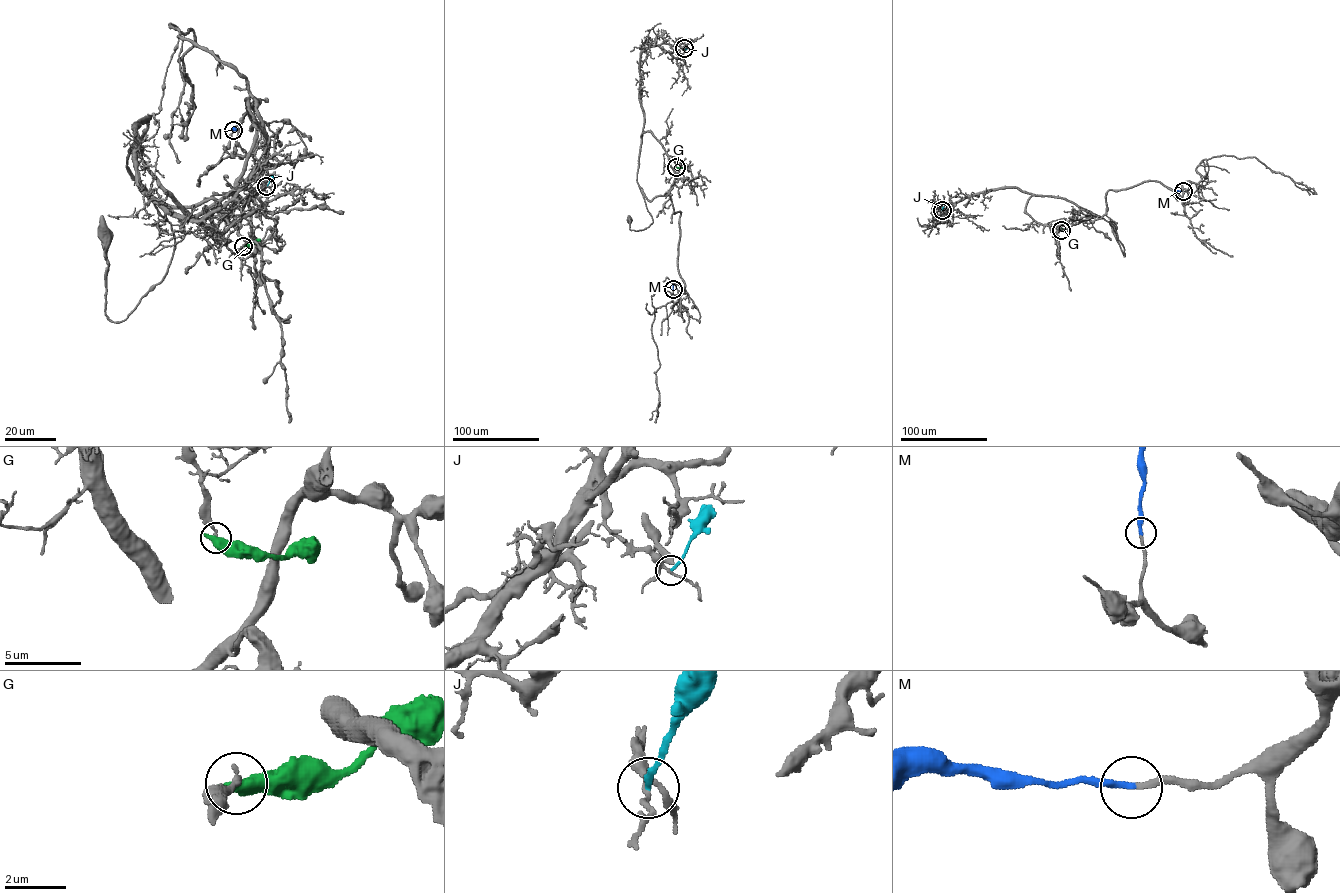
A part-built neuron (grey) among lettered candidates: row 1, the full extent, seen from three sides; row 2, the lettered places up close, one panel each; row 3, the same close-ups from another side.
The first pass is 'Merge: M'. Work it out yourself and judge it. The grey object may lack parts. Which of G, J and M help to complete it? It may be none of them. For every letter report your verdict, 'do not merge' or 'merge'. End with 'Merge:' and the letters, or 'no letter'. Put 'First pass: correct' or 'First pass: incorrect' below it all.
G: do not merge
J: do not merge
M: merge
Merge: M
First pass: correct

